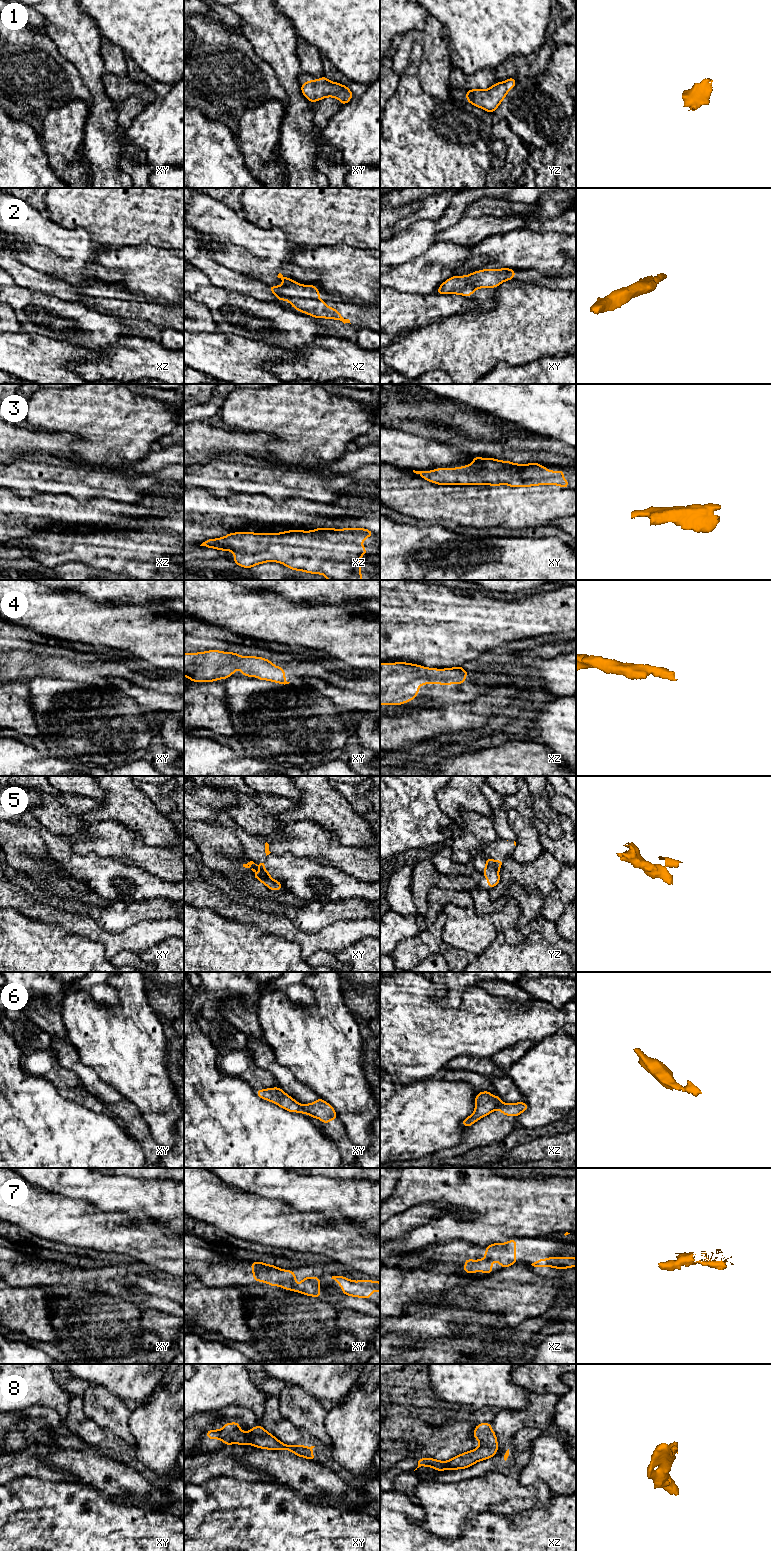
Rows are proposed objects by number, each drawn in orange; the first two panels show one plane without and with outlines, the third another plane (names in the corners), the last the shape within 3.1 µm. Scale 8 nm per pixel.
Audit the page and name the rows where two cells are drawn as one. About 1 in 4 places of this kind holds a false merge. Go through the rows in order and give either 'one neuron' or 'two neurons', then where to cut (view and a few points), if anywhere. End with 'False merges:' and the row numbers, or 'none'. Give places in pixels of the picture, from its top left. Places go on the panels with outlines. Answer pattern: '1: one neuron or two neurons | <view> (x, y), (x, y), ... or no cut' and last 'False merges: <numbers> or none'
1: one neuron | no cut
2: one neuron | no cut
3: one neuron | no cut
4: one neuron | no cut
5: two neurons | yz (494, 861), (498, 868)
6: two neurons | xy (302, 1106), (305, 1113)
7: one neuron | no cut
8: one neuron | no cut
False merges: 5, 6

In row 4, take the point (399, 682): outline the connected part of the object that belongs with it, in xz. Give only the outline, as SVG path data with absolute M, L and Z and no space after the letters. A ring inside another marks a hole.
M405 662L380 664L380 705L401 705L413 700L423 684L464 684L469 673L461 666L434 669Z

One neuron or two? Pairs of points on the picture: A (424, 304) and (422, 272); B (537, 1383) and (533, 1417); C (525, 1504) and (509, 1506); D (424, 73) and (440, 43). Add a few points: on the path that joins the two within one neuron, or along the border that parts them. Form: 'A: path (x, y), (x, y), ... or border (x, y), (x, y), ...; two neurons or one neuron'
A: border (400, 291), (408, 293), (436, 293); two neurons
B: border (529, 1392), (555, 1393), (559, 1396); two neurons
C: path (521, 1505), (513, 1506); one neuron
D: path (431, 66), (437, 59), (439, 50); one neuron

